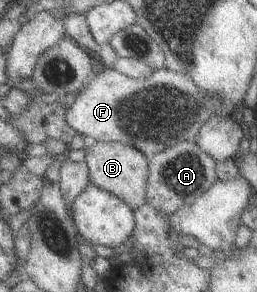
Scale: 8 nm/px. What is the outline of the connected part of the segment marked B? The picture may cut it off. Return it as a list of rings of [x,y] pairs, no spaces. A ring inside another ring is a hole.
[[[96,140],[95,143],[83,147],[85,154],[84,163],[88,170],[89,184],[99,187],[107,193],[113,193],[119,197],[131,211],[137,209],[144,203],[145,187],[148,174],[147,156],[137,151],[131,145],[119,142],[101,142]]]

